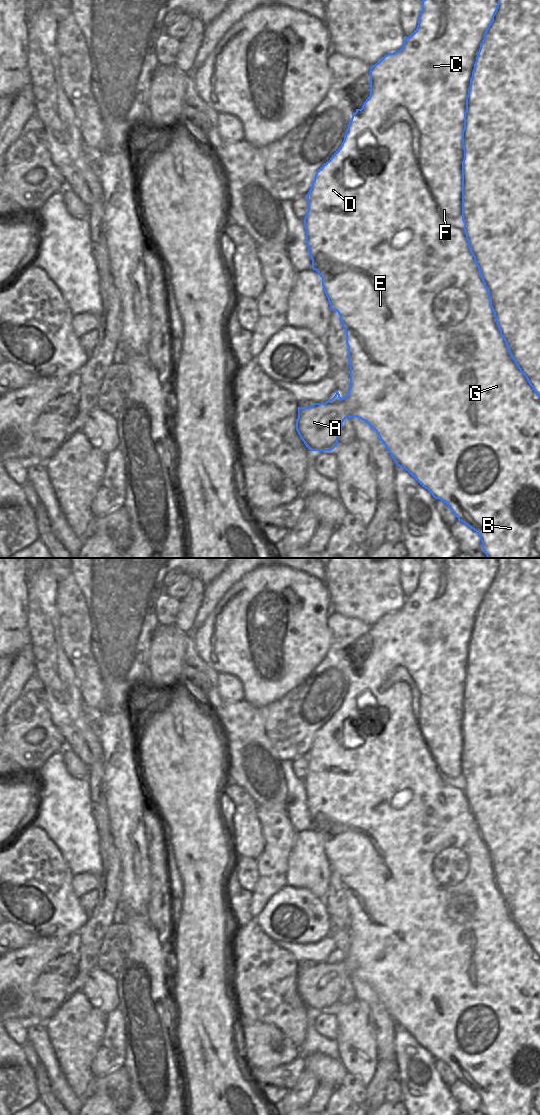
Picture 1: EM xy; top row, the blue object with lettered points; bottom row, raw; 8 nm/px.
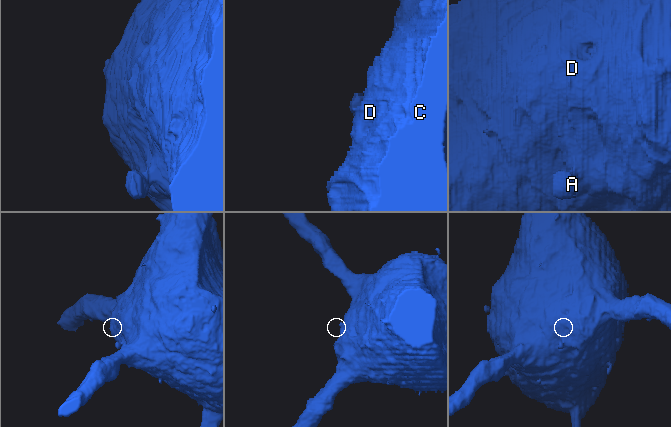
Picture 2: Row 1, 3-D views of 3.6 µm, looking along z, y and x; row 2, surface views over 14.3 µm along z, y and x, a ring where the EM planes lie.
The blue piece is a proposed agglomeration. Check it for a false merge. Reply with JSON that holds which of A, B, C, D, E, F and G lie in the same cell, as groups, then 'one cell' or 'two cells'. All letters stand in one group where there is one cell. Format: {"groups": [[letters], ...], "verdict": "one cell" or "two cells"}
{"groups": [["A", "B", "C", "D", "E", "F", "G"]], "verdict": "one cell"}

